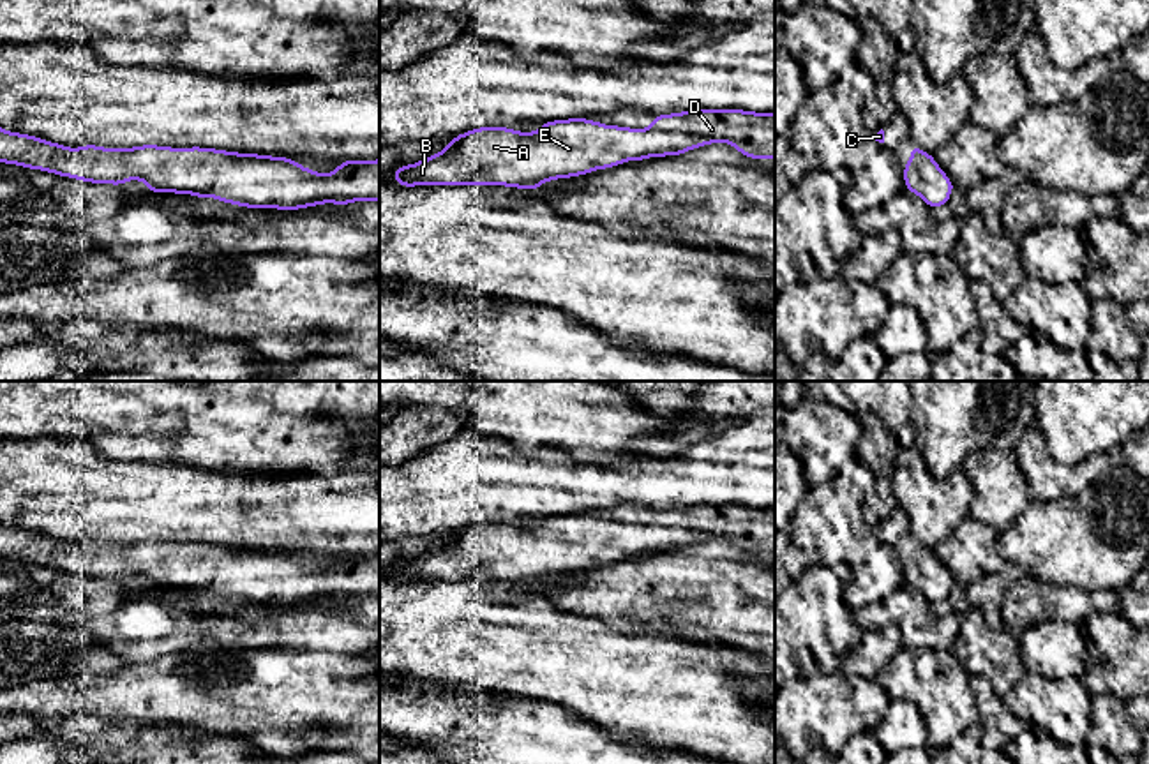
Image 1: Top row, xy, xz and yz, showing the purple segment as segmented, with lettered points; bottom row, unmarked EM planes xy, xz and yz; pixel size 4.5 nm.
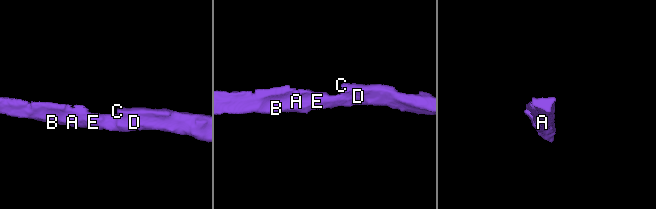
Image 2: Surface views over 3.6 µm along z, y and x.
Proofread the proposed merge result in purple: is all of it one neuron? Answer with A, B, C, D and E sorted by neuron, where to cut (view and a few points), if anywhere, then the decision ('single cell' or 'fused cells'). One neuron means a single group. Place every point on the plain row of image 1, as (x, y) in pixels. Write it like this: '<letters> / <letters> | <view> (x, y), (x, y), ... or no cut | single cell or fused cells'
A B C D E | no cut | single cell

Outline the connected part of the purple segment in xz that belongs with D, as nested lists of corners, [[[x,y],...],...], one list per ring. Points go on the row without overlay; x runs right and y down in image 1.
[[[692,505],[671,510],[653,510],[646,524],[605,521],[590,513],[544,517],[533,528],[508,522],[478,522],[462,528],[432,552],[399,561],[392,575],[402,582],[417,580],[503,580],[537,586],[542,579],[607,565],[627,556],[683,551],[711,538],[729,538],[748,554],[775,554],[775,508],[745,505]]]

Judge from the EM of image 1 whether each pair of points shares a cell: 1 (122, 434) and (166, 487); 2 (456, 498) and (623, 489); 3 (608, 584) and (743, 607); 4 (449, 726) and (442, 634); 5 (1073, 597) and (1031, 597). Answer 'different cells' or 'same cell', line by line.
1: different cells
2: same cell
3: same cell
4: different cells
5: same cell

